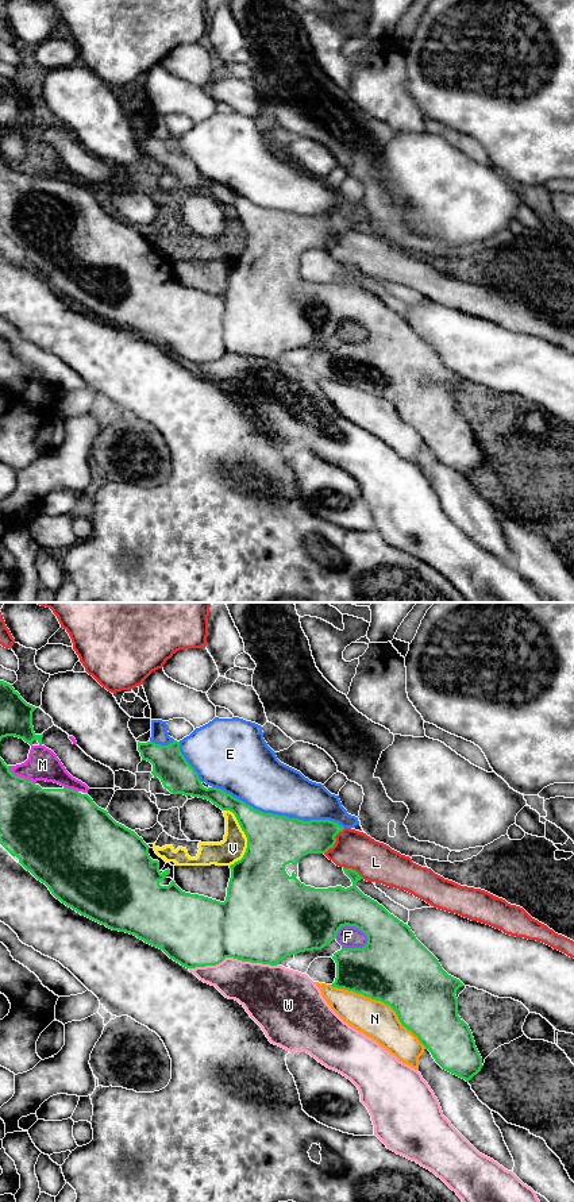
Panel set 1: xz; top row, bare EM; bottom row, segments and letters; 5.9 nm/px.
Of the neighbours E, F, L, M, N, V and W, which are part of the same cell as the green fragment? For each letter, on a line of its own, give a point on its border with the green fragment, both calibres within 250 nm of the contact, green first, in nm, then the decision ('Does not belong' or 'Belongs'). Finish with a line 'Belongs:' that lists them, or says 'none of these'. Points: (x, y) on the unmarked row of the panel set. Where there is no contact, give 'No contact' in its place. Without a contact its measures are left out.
E: Touches green at xz (277, 210). Thickness 320 nm (green) against 320 nm. Does not belong
F: Touches green at xz (354, 320). Thickness 340 nm (green) against 130 nm. Does not belong
L: Touches green at xz (335, 235). Thickness 240 nm (green) against 220 nm. Does not belong
M: Touches green at xz (19, 172). Thickness 360 nm (green) against 190 nm. Does not belong
N: Touches green at xz (381, 396). Thickness 440 nm (green) against 220 nm. Does not belong
V: Touches green at xz (245, 247). Thickness 380 nm (green) against 150 nm. Does not belong
W: Touches green at xz (234, 353). Thickness 480 nm (green) against 300 nm. Does not belong
Belongs: none of these

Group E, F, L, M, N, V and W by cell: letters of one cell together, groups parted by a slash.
E / F M V / L / N / W

